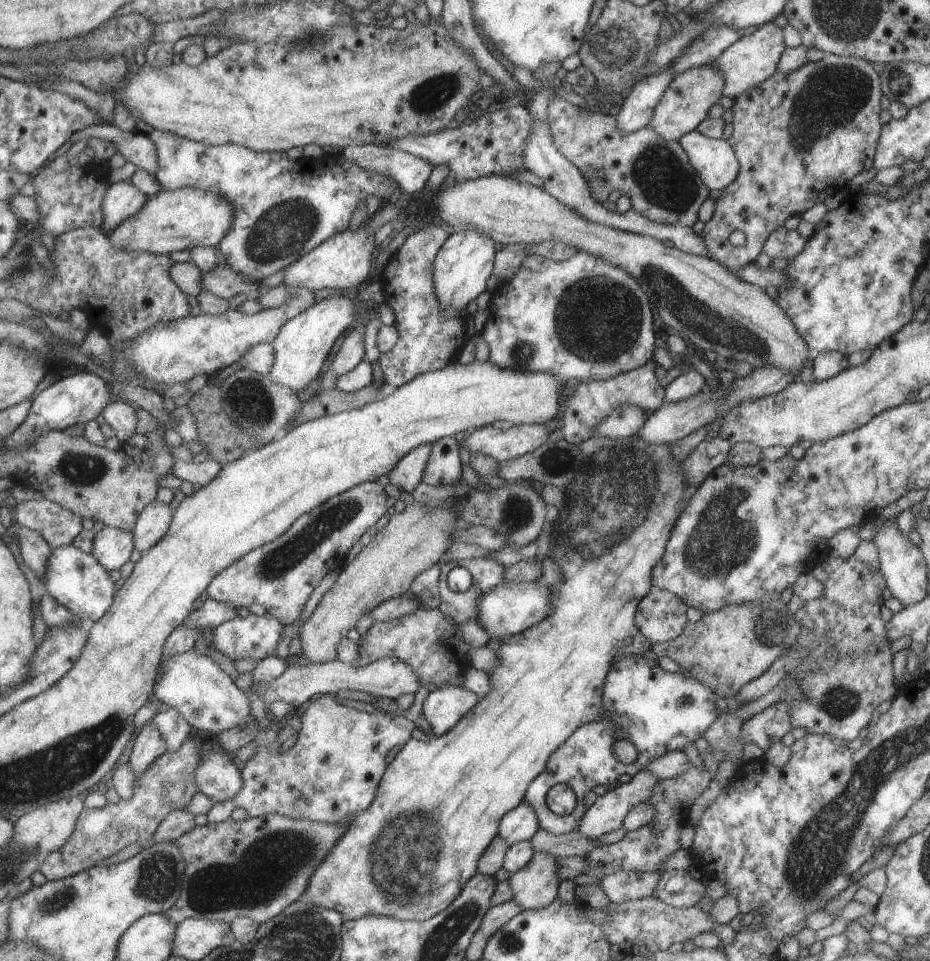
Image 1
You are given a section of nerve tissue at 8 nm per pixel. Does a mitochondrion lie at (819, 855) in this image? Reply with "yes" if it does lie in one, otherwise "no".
yes

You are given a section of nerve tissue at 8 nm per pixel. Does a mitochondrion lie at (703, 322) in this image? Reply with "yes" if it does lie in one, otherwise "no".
yes

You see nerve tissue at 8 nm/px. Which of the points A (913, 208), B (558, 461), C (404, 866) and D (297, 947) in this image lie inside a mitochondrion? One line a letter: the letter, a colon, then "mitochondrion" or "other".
A: other
B: mitochondrion
C: mitochondrion
D: mitochondrion

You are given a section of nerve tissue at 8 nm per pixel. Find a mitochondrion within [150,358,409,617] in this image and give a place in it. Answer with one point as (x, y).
(290, 554)

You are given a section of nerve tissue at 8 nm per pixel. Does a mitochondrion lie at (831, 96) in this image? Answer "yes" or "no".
yes

